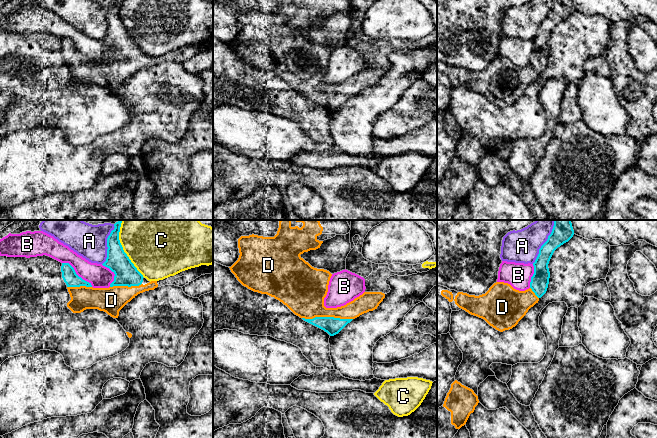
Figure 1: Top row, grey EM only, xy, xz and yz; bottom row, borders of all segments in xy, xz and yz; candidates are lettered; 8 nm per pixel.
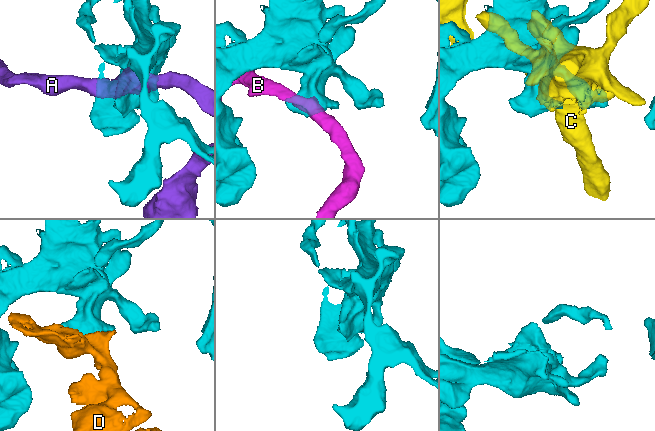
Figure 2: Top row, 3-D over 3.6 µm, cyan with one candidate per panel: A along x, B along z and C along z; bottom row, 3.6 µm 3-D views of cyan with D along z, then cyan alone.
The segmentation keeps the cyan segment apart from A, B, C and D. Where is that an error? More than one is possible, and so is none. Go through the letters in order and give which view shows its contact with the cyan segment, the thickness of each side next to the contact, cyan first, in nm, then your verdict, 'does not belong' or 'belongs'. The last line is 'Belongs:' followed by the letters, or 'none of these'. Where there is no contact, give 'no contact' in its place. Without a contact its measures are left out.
A: xy | 180/280 nm | does not belong
B: xy | 120/180 nm | does not belong
C: xy | 190/420 nm | does not belong
D: xz | 140/320 nm | belongs
Belongs: D

